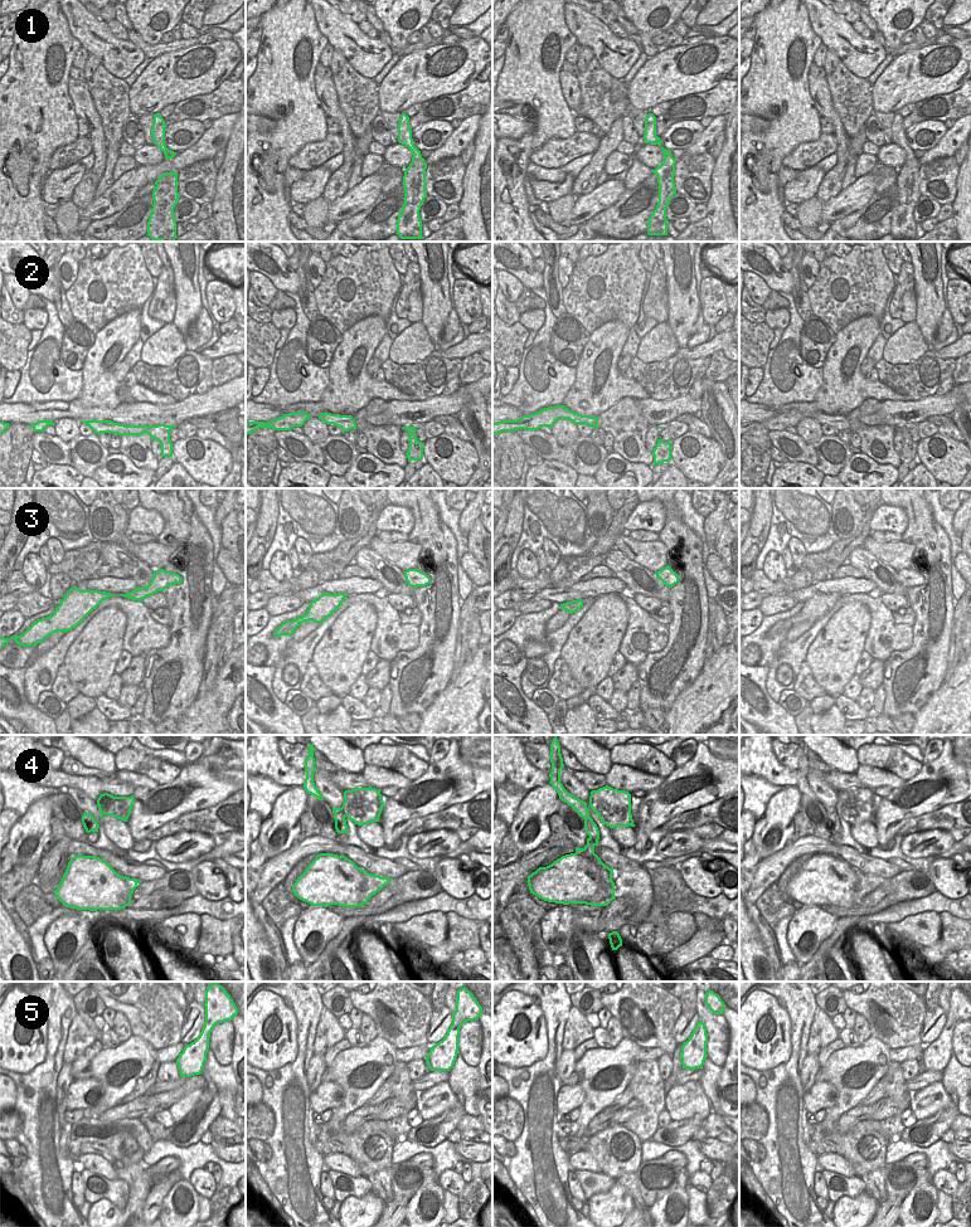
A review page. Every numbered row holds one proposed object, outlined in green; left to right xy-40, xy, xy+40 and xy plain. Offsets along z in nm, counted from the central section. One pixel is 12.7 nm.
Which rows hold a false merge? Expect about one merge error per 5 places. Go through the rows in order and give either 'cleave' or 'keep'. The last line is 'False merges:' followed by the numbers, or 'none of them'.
1: keep
2: keep
3: keep
4: cleave
5: keep
False merges: 4

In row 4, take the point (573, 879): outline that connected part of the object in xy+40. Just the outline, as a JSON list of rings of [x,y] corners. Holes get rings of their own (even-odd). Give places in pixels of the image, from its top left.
[[[578,853],[539,867],[526,882],[530,894],[548,902],[607,906],[616,899],[611,868],[601,877],[594,862]]]

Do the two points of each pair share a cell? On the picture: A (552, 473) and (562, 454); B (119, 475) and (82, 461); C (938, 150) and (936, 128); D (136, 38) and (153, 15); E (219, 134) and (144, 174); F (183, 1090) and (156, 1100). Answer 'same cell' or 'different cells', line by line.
A: different cells
B: different cells
C: different cells
D: different cells
E: same cell
F: same cell

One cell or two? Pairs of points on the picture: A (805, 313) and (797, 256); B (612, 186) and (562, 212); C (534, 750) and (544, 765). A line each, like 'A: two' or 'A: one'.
A: one
B: two
C: one

